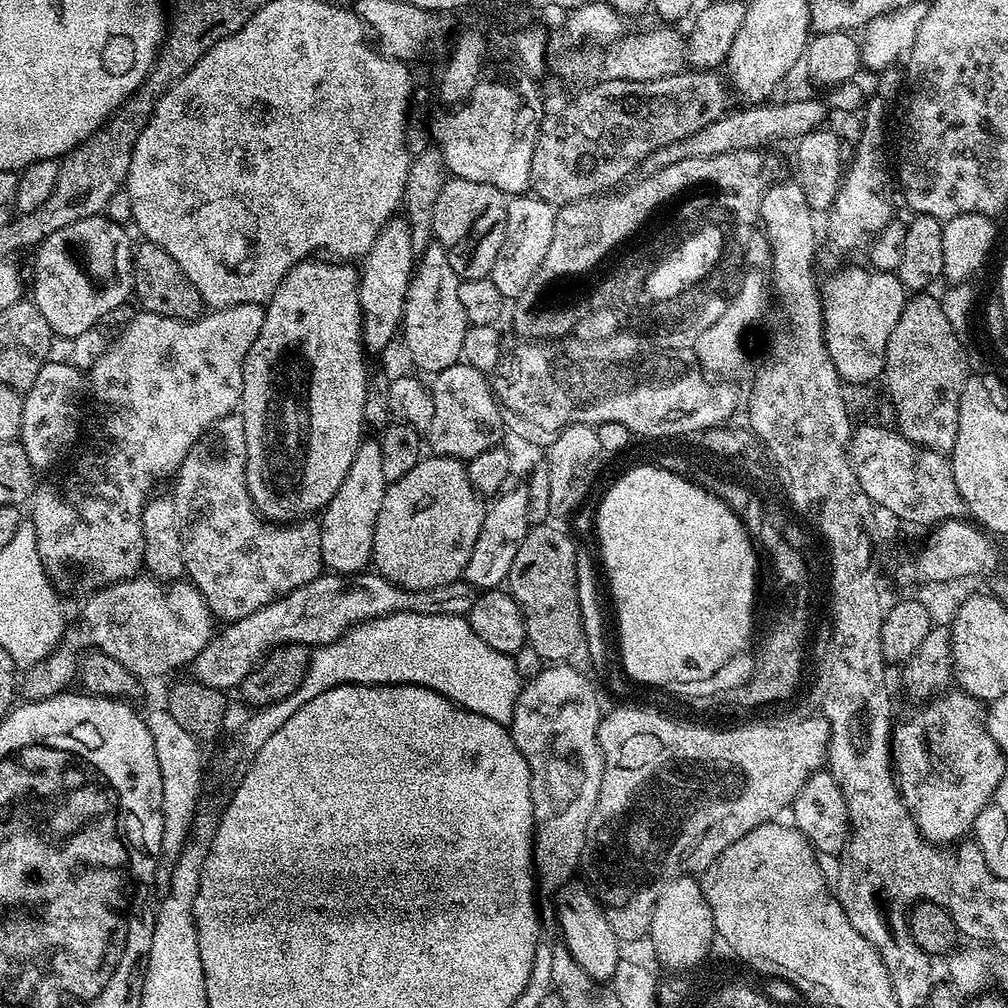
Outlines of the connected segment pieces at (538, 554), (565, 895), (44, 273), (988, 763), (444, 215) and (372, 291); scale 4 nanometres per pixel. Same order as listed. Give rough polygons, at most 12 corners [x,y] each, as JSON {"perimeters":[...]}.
{"perimeters":[[[529,527],[506,581],[527,643],[564,662],[586,640],[576,544]],[[587,883],[555,889],[559,939],[590,978],[611,981],[622,942]],[[108,214],[34,249],[30,299],[81,338],[134,296],[134,243]],[[937,695],[892,730],[930,843],[973,831],[1006,775],[981,701]],[[450,178],[432,234],[460,280],[491,277],[508,201]],[[407,219],[382,226],[363,257],[364,346],[398,335],[414,282]]]}

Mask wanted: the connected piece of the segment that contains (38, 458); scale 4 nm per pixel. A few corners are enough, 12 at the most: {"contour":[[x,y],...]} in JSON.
{"contour":[[38,370],[23,393],[18,442],[33,469],[48,468],[75,438],[82,372]]}

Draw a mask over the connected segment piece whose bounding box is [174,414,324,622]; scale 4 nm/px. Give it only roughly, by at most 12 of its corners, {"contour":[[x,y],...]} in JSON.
{"contour":[[218,418],[174,483],[184,570],[217,621],[321,579],[319,523],[266,520]]}

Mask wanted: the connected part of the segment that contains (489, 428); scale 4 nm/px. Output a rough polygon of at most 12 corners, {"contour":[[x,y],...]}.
{"contour":[[457,362],[431,377],[433,456],[473,460],[506,433],[489,377]]}

